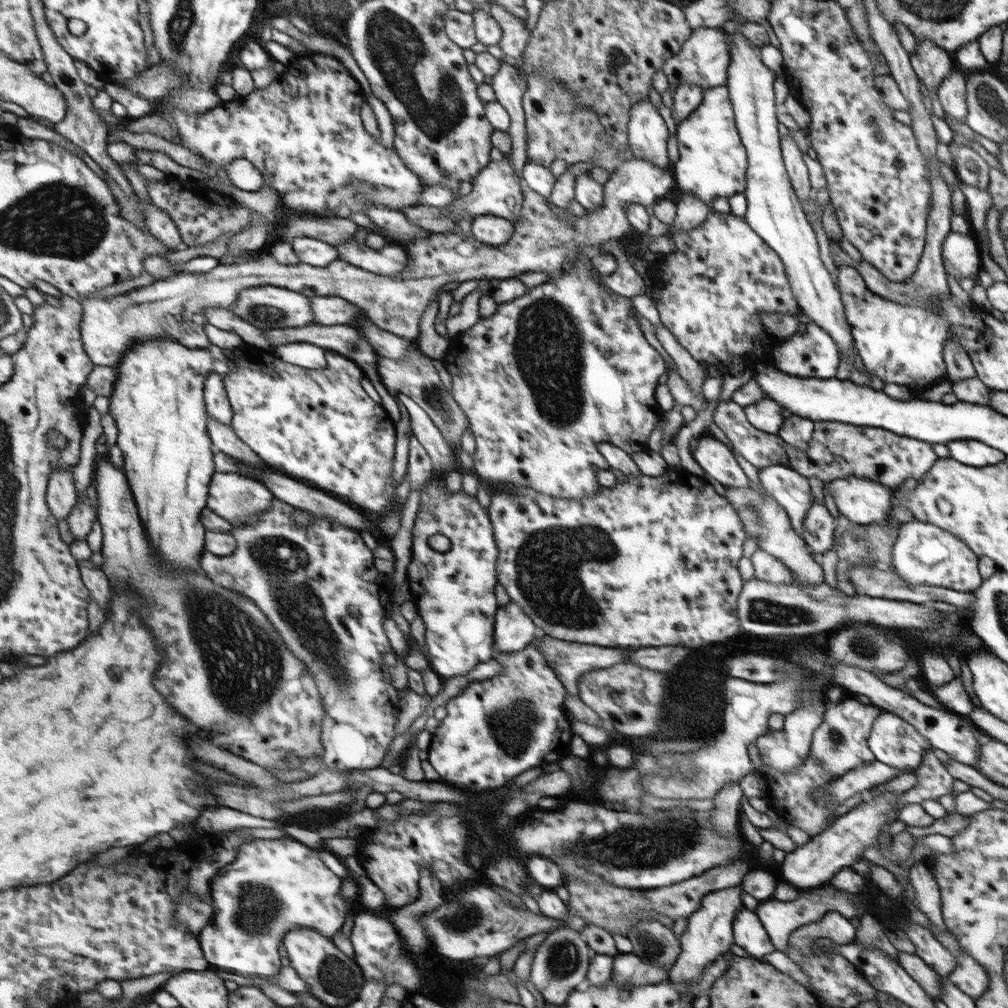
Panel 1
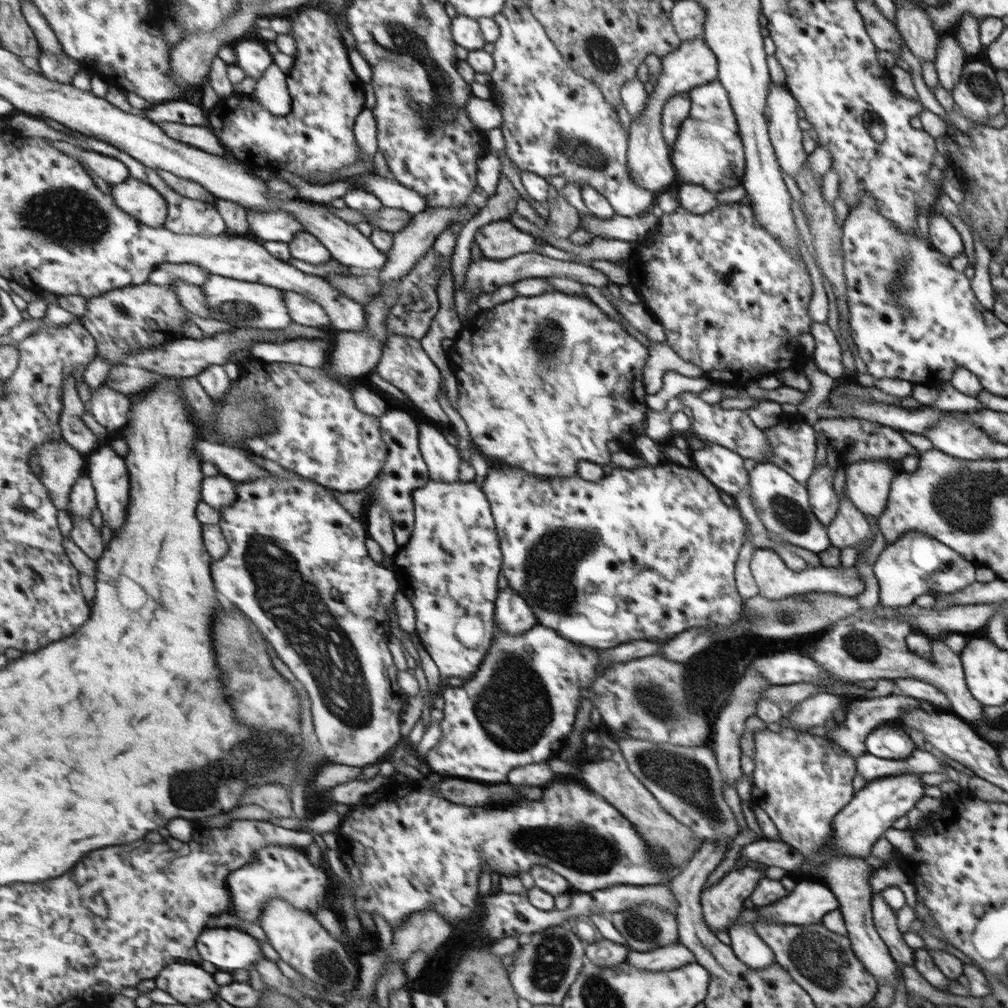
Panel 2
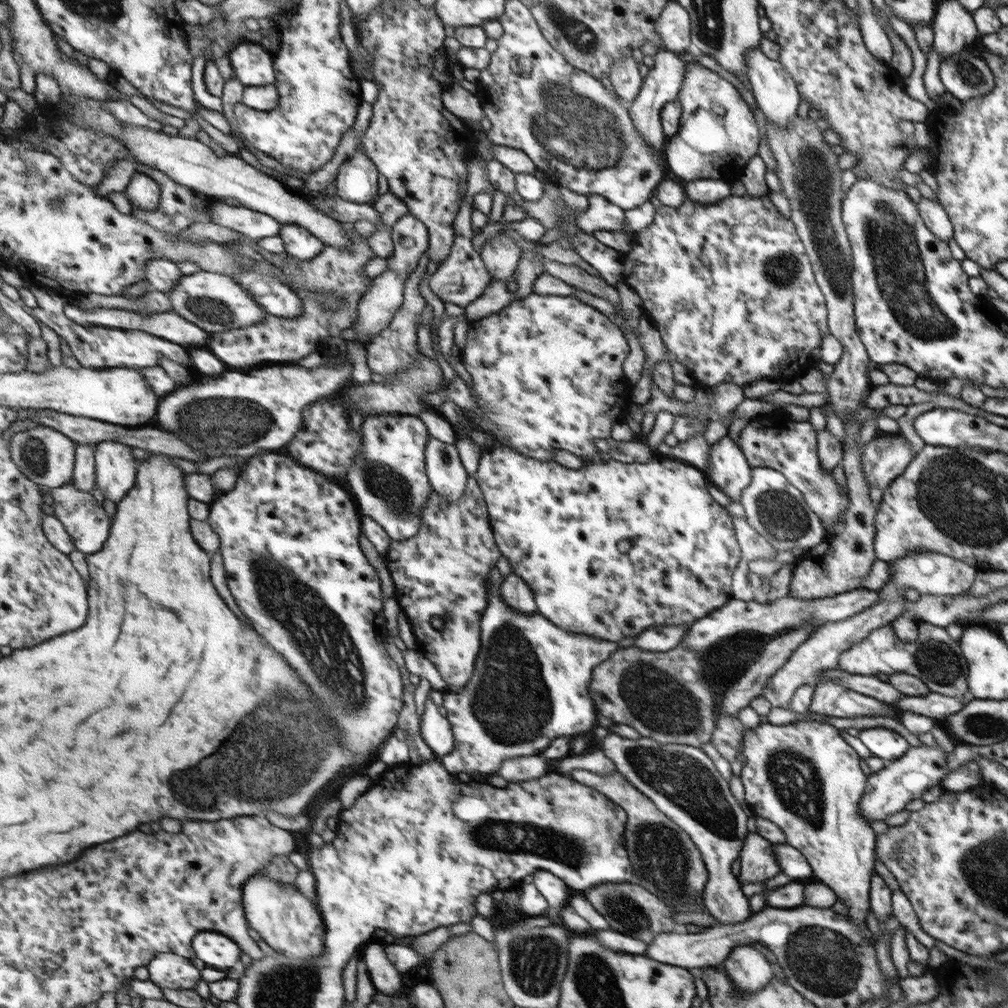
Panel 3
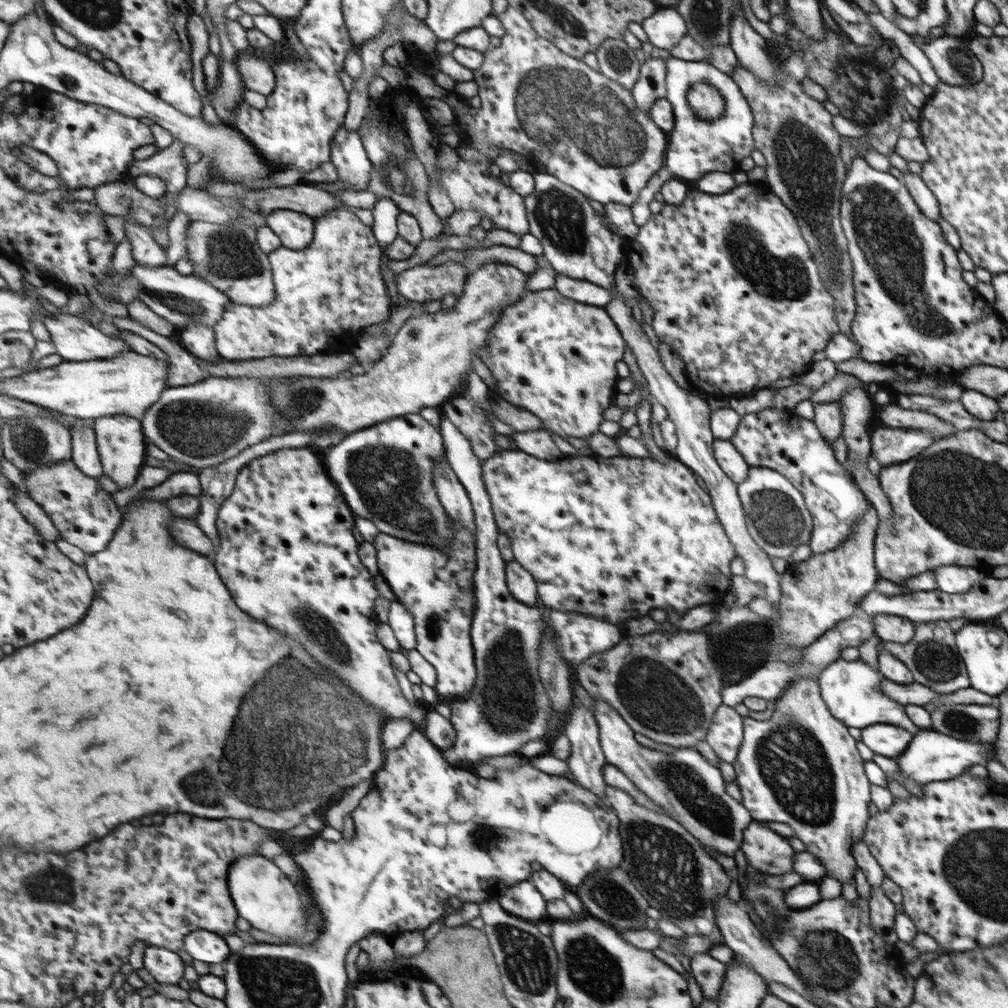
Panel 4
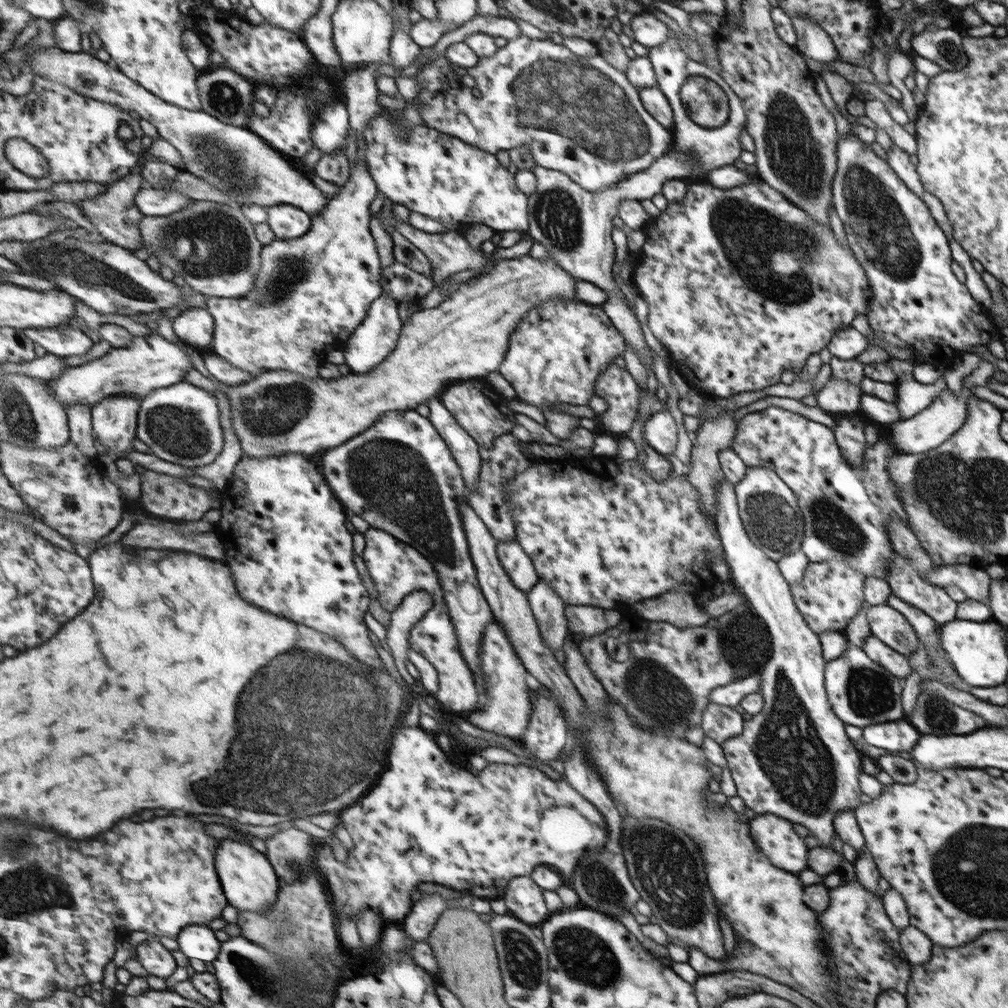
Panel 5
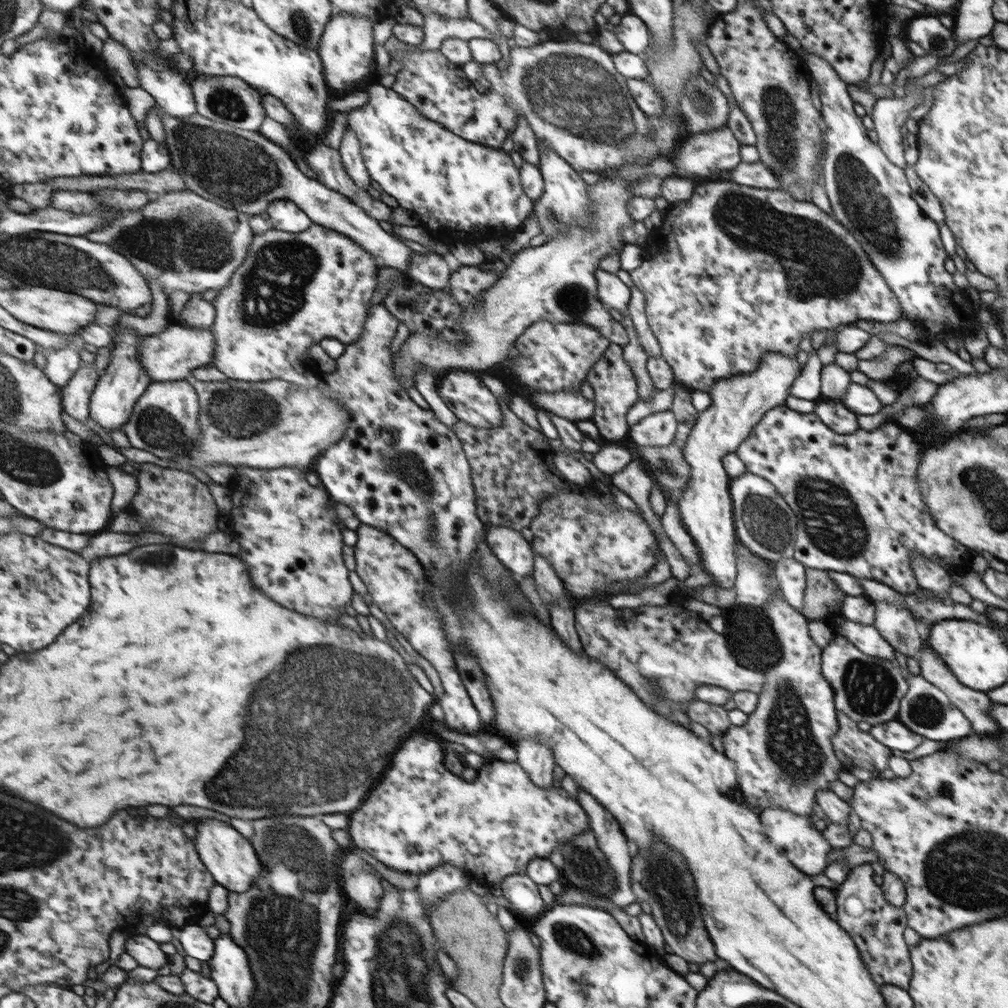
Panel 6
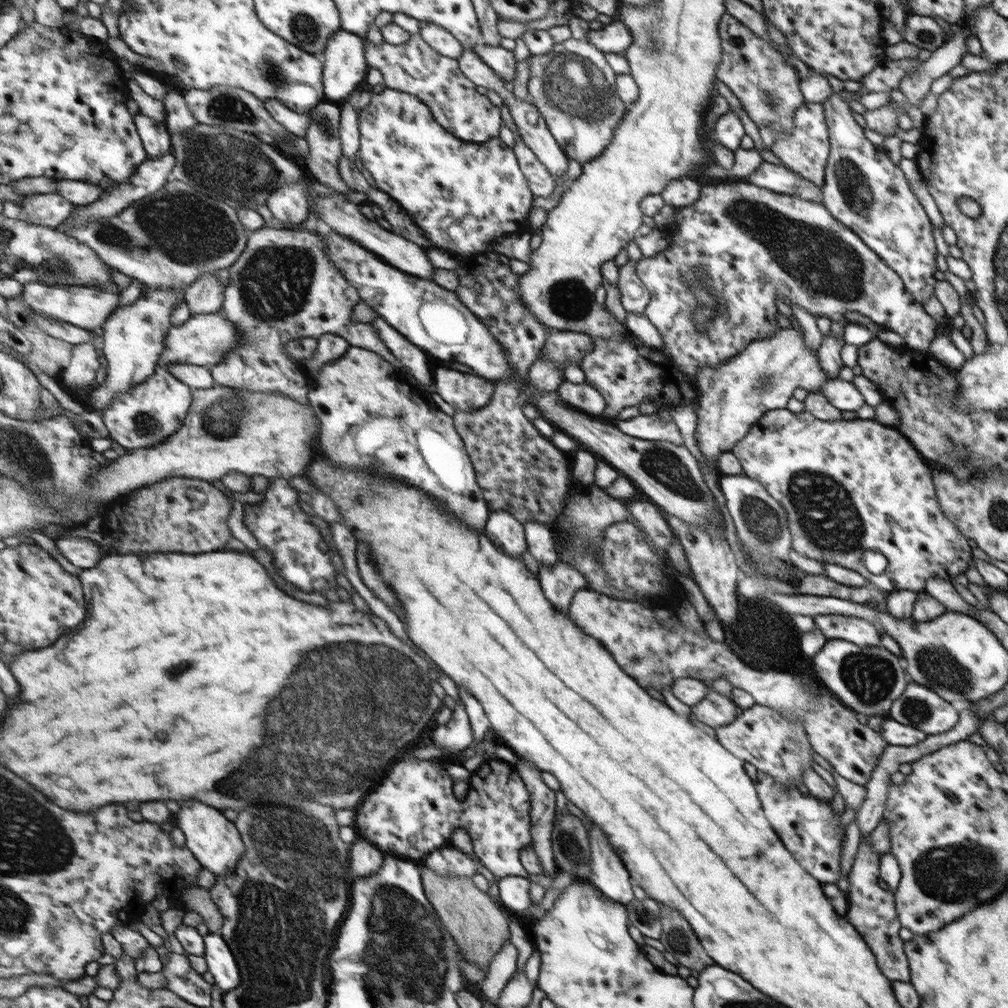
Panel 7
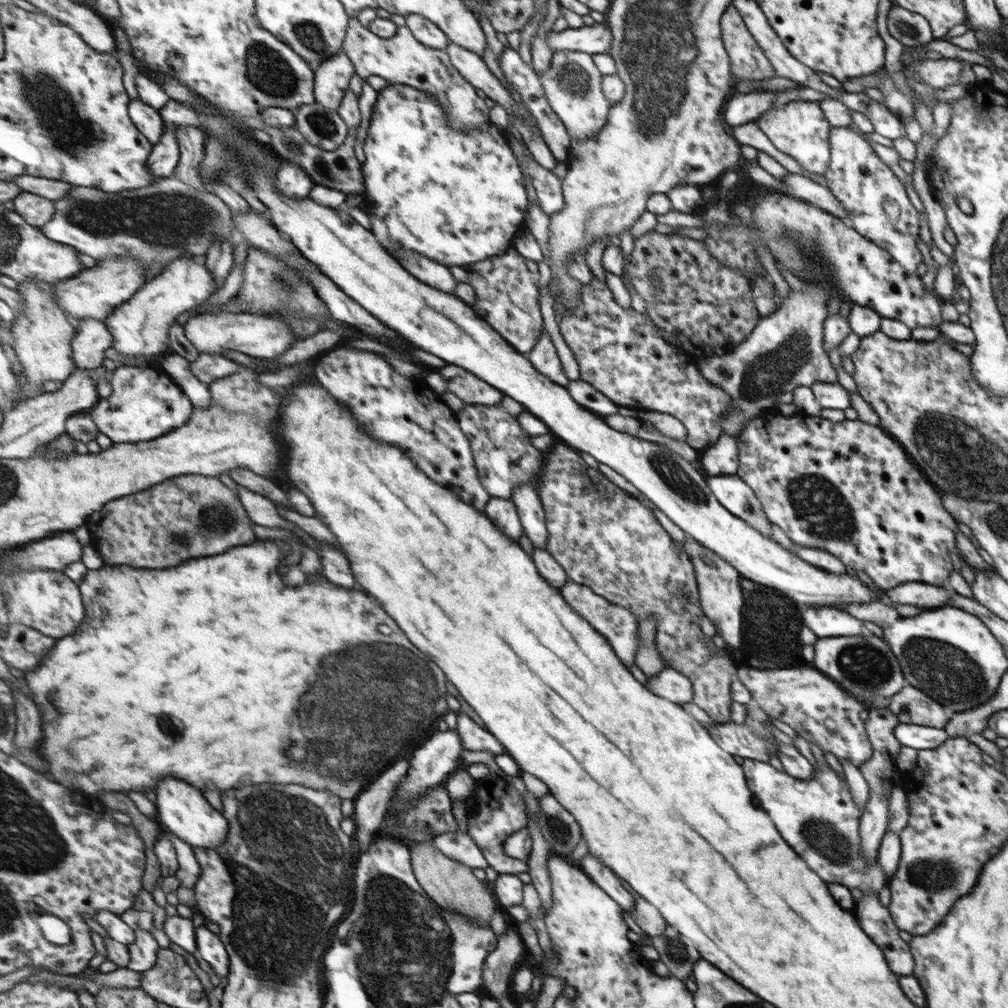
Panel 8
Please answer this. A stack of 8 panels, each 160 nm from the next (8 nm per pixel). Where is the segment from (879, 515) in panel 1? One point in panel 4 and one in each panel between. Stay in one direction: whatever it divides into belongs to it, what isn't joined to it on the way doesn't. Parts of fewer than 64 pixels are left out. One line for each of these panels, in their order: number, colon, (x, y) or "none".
2: (867, 482)
3: (883, 458)
4: (890, 445)

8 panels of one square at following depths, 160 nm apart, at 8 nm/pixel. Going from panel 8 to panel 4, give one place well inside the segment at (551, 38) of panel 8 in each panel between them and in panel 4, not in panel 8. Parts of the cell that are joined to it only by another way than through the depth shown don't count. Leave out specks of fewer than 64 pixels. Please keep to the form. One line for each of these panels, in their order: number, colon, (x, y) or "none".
4: (664, 29)
5: (647, 30)
6: (631, 32)
7: (612, 38)

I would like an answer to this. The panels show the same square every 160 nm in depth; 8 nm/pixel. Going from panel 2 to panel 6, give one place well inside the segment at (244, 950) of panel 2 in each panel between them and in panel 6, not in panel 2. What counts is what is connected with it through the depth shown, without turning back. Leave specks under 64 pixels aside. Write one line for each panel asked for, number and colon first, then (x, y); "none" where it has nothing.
3: (219, 951)
4: (206, 946)
5: (198, 941)
6: (195, 941)

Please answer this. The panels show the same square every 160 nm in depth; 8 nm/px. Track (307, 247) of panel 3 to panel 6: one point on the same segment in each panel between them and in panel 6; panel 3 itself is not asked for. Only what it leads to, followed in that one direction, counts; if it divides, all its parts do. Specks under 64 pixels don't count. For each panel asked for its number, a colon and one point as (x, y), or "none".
4: (296, 230)
5: (288, 222)
6: (284, 214)

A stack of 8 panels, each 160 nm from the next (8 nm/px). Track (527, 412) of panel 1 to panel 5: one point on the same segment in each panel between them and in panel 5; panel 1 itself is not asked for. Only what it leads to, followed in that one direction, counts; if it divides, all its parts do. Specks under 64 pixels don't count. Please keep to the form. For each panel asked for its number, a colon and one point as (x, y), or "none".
2: (541, 376)
3: (546, 370)
4: (554, 357)
5: (557, 351)

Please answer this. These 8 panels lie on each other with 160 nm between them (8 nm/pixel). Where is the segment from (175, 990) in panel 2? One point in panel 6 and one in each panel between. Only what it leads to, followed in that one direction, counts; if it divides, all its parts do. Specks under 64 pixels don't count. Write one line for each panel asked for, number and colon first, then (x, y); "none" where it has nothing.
3: (168, 970)
4: (166, 966)
5: (159, 961)
6: (147, 952)

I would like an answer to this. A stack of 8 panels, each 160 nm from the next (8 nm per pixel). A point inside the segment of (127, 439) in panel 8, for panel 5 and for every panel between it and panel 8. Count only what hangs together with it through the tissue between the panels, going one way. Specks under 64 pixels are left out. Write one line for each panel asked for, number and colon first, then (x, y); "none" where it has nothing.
5: (181, 423)
6: (166, 421)
7: (148, 414)

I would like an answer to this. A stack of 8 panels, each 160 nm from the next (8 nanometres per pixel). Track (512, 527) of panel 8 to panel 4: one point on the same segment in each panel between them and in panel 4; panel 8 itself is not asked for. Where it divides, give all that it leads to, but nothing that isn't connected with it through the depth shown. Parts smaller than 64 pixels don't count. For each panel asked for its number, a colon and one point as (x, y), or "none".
4: (520, 583)
5: (517, 565)
6: (512, 549)
7: (506, 532)

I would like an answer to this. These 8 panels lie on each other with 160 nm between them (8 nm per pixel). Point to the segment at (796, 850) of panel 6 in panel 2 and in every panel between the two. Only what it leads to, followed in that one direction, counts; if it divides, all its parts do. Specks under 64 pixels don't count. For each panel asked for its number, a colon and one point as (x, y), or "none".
2: (720, 903)
3: (756, 860)
4: (764, 850)
5: (775, 836)

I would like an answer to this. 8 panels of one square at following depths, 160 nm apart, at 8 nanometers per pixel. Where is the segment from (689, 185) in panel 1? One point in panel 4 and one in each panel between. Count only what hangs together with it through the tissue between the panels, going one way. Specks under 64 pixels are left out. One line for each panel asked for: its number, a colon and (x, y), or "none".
2: (708, 152)
3: (716, 135)
4: (712, 130)

